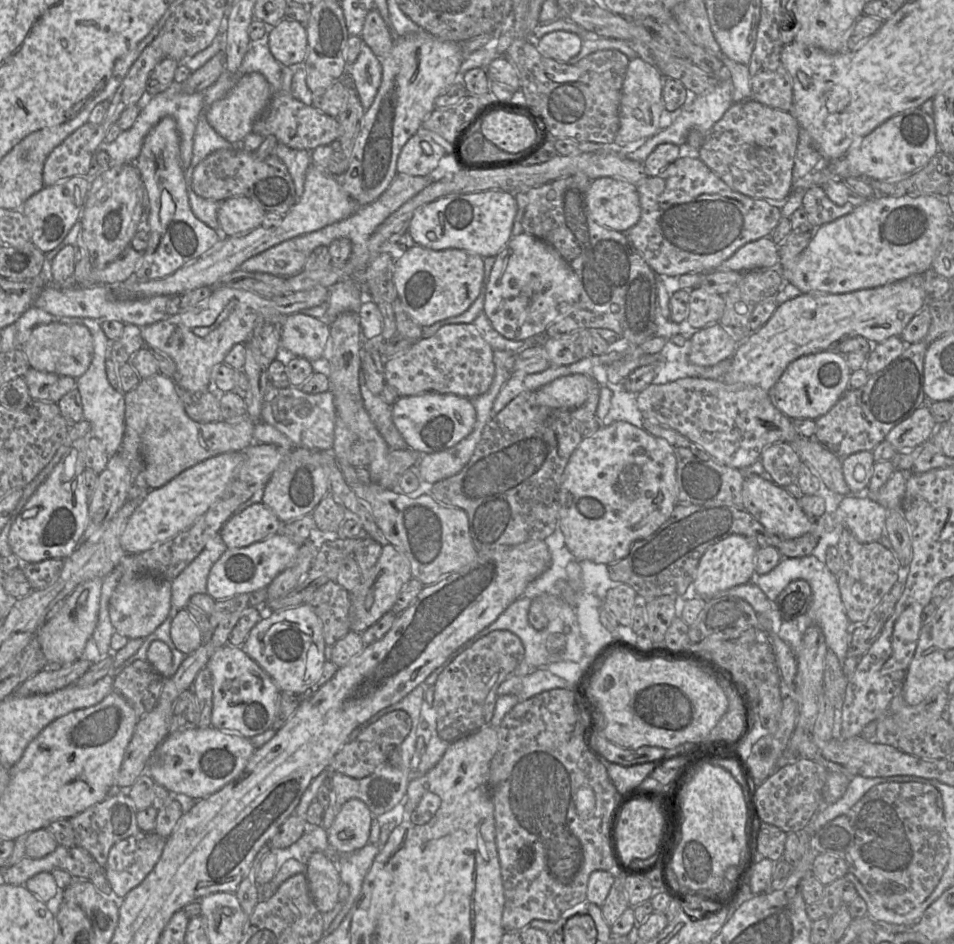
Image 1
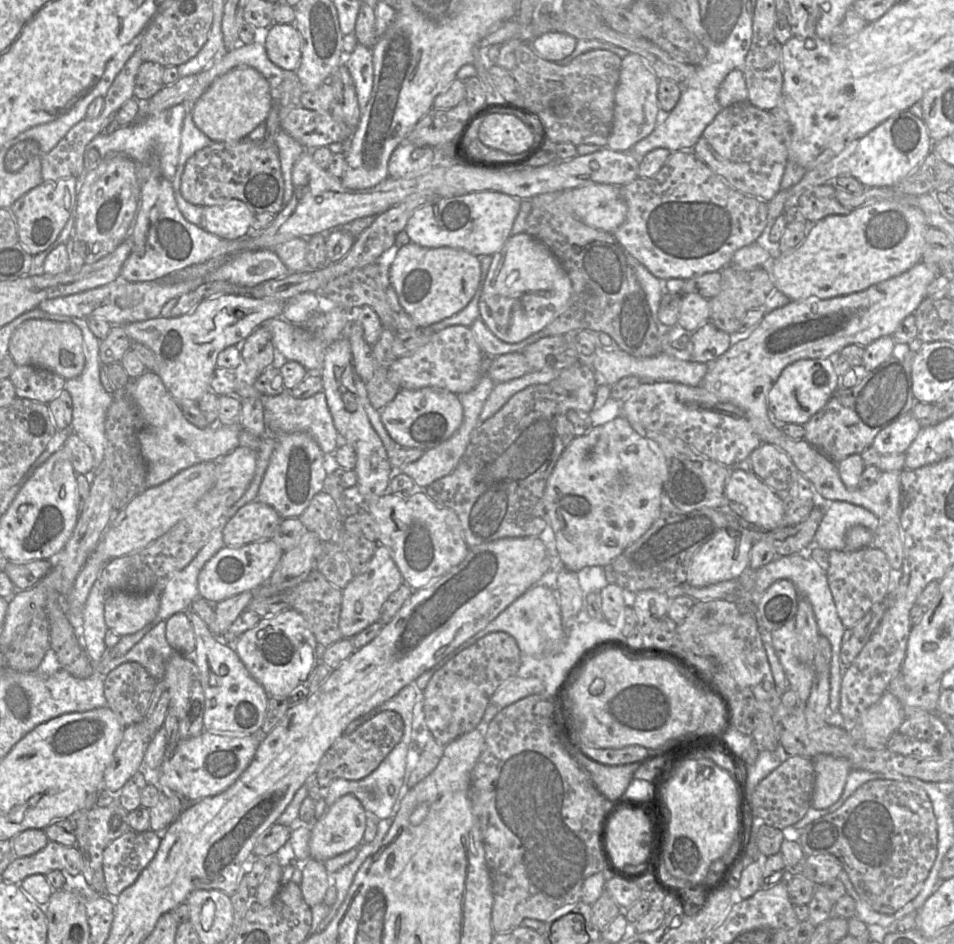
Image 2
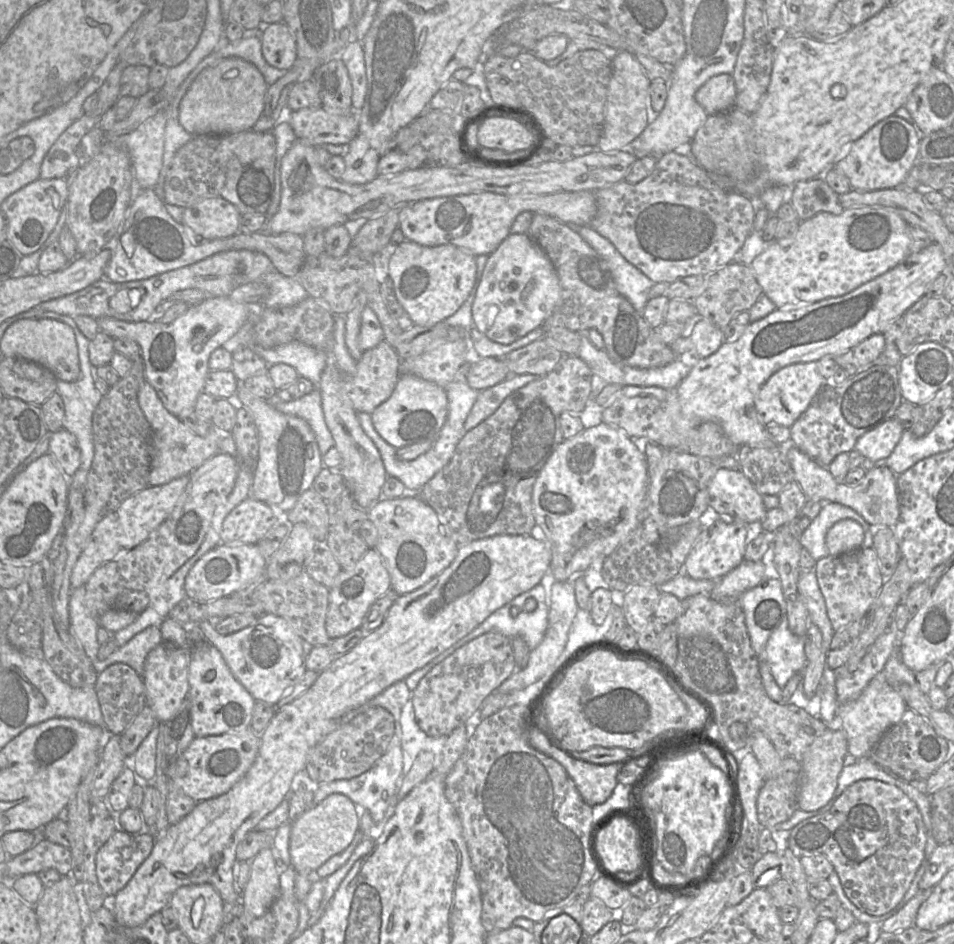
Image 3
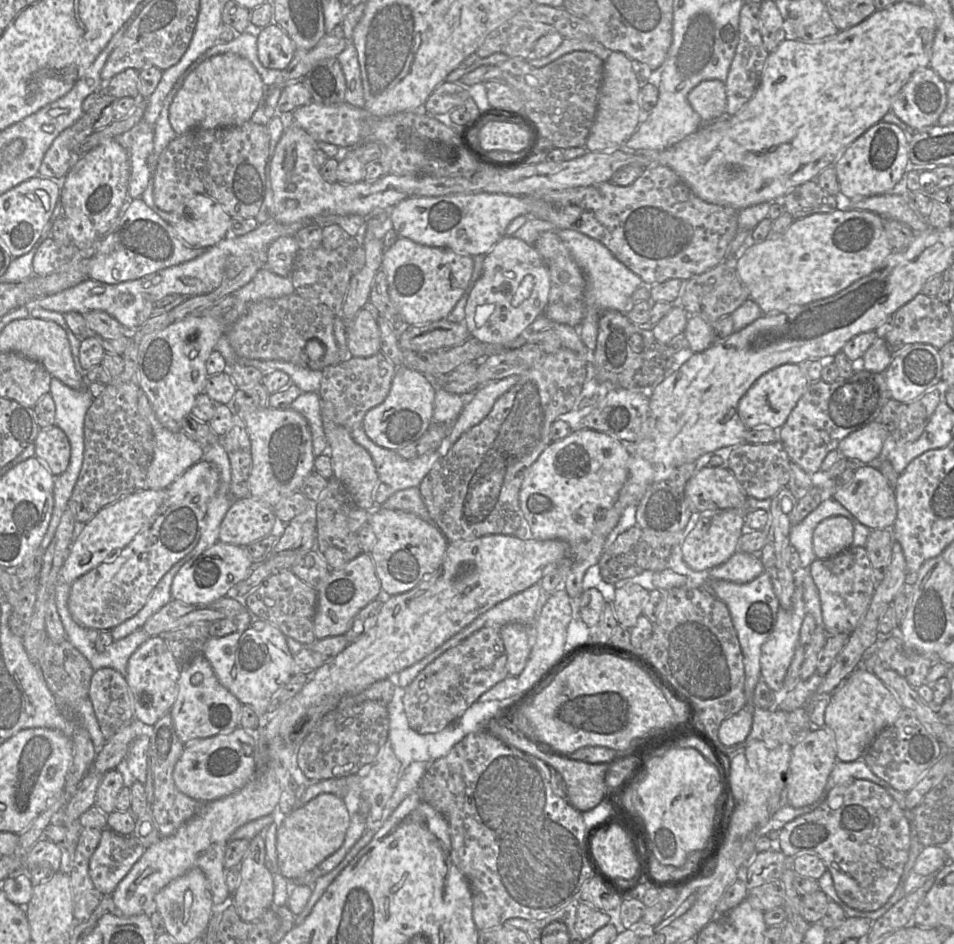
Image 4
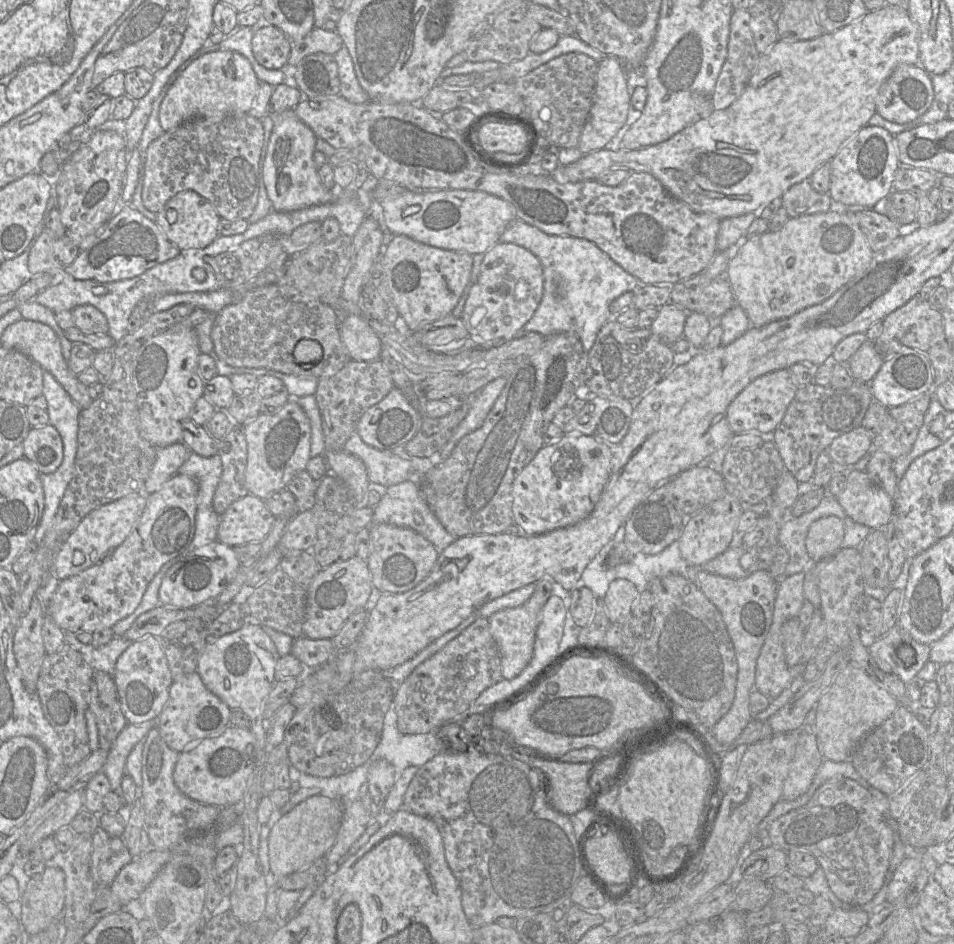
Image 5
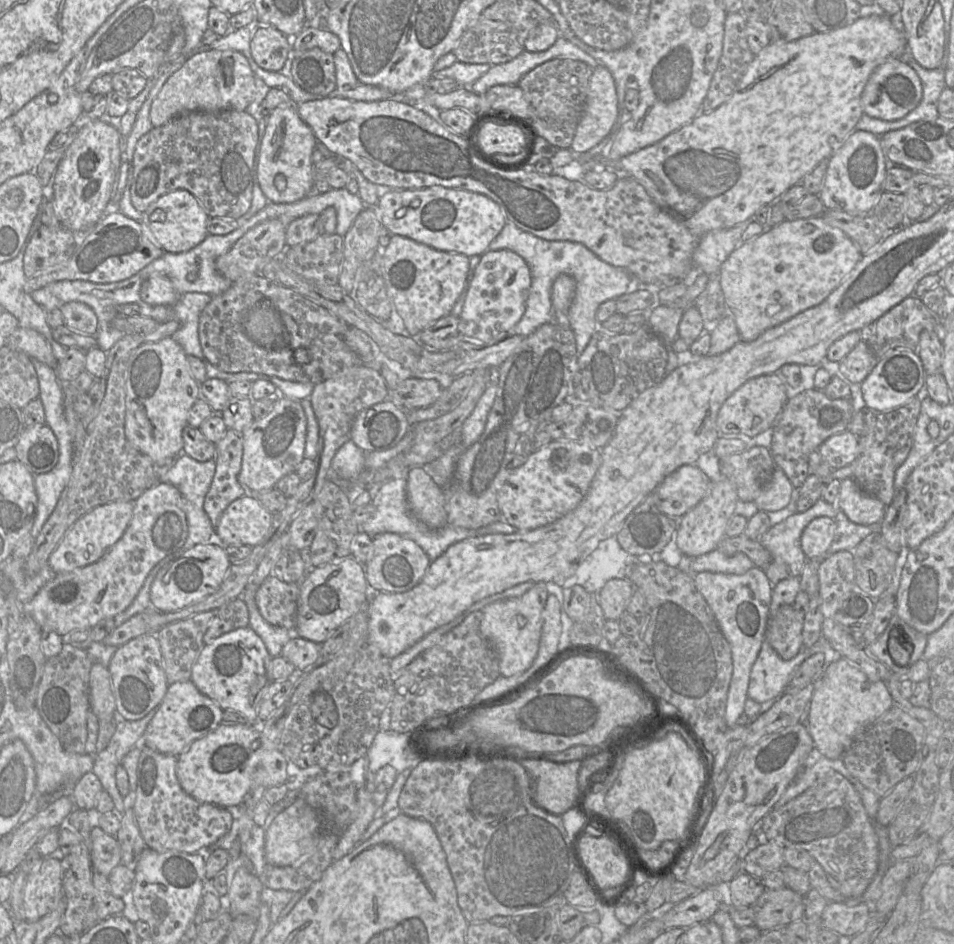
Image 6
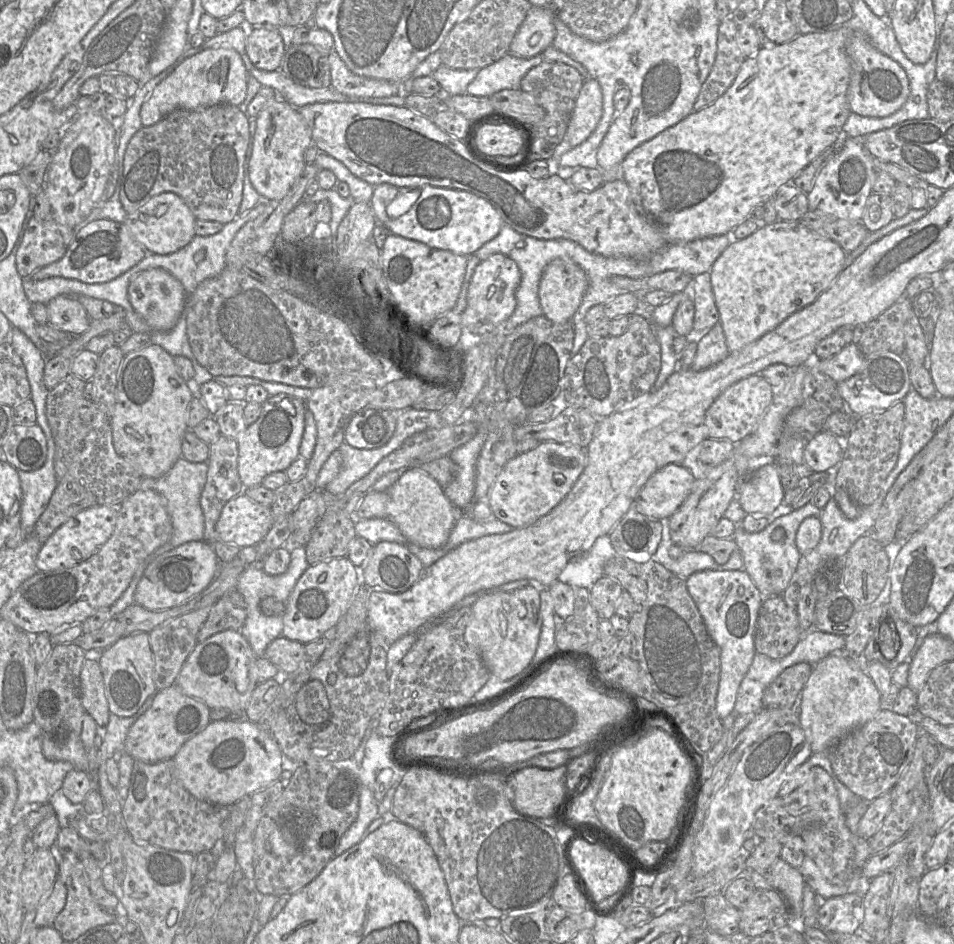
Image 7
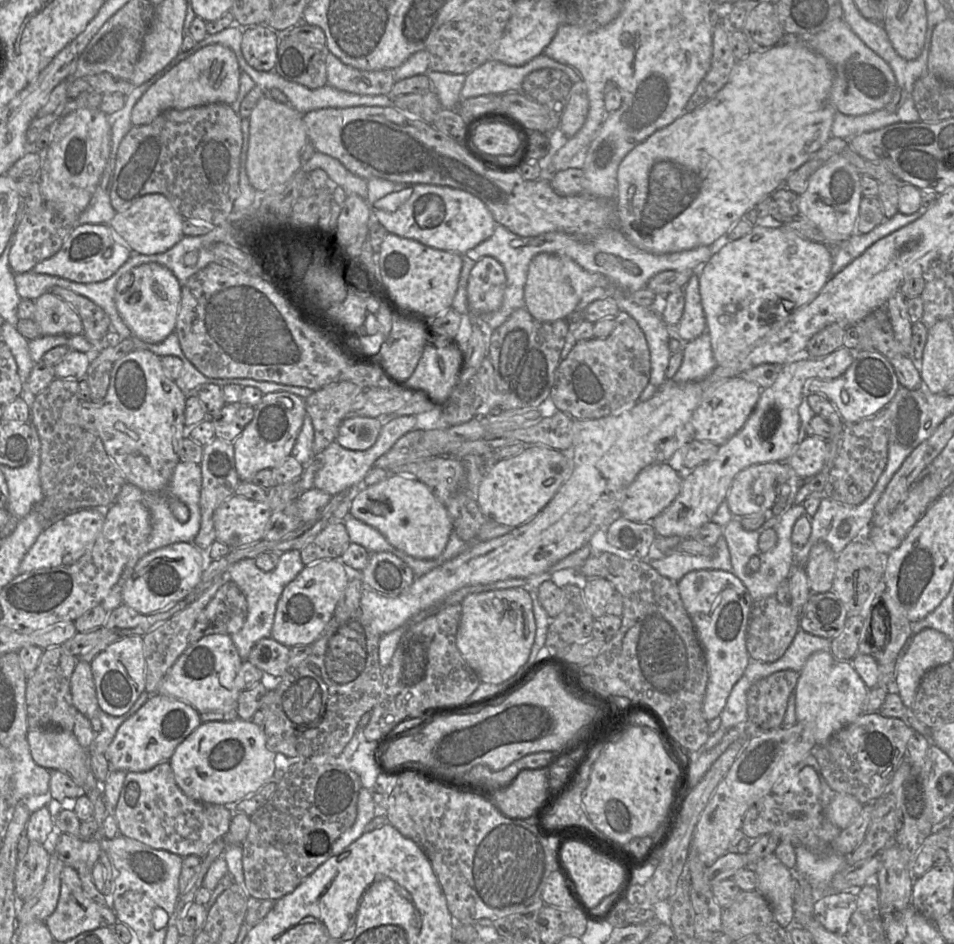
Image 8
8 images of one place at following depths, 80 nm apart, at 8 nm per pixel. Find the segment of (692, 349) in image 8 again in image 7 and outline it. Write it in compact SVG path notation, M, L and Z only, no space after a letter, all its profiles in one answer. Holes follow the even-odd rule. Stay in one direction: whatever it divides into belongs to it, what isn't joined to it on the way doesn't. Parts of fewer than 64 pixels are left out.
M718 322L703 336L698 336L697 351L690 368L694 371L705 370L720 363L728 354L726 338Z

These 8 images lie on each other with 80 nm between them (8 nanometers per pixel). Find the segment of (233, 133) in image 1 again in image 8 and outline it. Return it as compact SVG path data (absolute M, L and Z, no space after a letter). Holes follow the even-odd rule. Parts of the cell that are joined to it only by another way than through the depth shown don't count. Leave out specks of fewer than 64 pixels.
M220 44L205 46L167 69L167 73L134 105L131 122L133 126L149 124L170 109L187 109L216 103L231 105L240 90L240 73L241 68L233 50Z

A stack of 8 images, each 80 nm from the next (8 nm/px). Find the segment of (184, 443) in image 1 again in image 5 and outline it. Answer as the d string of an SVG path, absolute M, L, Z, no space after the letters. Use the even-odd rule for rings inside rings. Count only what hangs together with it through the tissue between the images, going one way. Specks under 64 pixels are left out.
M182 441L157 448L155 463L145 482L144 494L149 495L160 490L178 472L191 453Z

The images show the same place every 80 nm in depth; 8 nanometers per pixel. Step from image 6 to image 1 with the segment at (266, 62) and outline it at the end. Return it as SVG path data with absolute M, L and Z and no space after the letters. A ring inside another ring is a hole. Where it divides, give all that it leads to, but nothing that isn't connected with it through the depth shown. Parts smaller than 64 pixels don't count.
M283 19L269 28L267 45L273 57L283 66L303 65L308 50L306 25Z

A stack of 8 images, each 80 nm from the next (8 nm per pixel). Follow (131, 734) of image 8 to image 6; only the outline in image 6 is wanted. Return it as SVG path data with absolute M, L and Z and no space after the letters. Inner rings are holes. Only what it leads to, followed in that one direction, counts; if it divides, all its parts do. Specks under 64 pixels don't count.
M190 679L171 683L138 746L166 755L179 756L192 742L222 724L222 714L223 709L214 700L201 693Z

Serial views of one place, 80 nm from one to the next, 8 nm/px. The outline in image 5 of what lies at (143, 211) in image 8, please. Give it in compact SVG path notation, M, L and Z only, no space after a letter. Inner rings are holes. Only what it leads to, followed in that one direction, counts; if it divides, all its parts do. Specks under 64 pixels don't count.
M182 191L167 201L163 209L156 212L155 223L163 230L171 243L181 251L199 249L210 245L218 236L221 220L213 205L194 191Z

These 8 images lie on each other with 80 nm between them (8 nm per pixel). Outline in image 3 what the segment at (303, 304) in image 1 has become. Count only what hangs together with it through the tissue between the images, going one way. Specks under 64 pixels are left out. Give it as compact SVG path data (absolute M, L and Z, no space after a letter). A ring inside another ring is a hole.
M218 296L190 306L186 313L169 324L156 320L127 322L112 317L98 318L97 324L100 332L114 339L124 337L138 343L144 380L154 388L164 407L178 417L194 411L210 372L210 355L238 332L250 312L251 305L235 302L228 296Z

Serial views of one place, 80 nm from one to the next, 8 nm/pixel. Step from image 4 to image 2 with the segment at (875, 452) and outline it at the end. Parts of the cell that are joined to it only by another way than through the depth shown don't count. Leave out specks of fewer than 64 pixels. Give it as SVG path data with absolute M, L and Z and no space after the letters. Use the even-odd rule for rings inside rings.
M911 415L881 430L874 438L871 448L880 455L904 453L922 429L920 423Z

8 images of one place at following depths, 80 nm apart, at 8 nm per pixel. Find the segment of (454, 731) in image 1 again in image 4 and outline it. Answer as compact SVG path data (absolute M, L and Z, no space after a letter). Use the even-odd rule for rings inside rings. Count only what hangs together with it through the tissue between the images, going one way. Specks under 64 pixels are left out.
M484 627L457 646L450 648L427 665L404 689L403 705L409 726L419 734L436 733L445 729L474 704L479 697L503 681L508 674L507 655L499 629Z

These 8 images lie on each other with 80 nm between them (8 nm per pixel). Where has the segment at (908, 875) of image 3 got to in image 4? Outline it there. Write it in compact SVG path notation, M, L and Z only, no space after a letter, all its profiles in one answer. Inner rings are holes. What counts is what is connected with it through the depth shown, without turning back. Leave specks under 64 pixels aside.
M861 779L849 780L830 790L825 789L819 807L789 821L779 830L781 851L787 857L800 854L819 856L832 876L838 896L850 907L865 912L881 908L903 883L911 840L908 811L885 788Z

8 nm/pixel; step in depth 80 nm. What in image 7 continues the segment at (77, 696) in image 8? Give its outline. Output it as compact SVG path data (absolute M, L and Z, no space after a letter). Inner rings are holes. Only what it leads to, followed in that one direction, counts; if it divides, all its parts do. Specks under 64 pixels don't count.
M86 659L80 673L81 702L98 726L106 727L110 710L105 696L104 678L98 661Z

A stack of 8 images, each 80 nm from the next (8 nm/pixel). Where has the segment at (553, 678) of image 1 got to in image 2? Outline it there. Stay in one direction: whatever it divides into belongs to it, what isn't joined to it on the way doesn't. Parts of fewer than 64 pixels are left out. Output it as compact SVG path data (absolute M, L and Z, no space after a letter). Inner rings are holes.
M517 675L503 682L491 697L491 704L509 706L525 697L544 692L544 683L537 677L521 678Z

